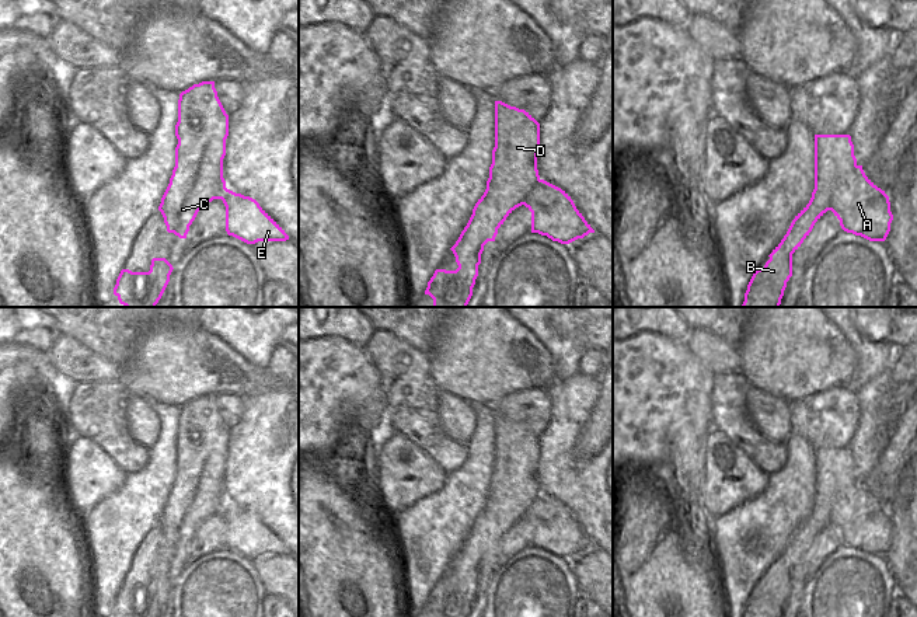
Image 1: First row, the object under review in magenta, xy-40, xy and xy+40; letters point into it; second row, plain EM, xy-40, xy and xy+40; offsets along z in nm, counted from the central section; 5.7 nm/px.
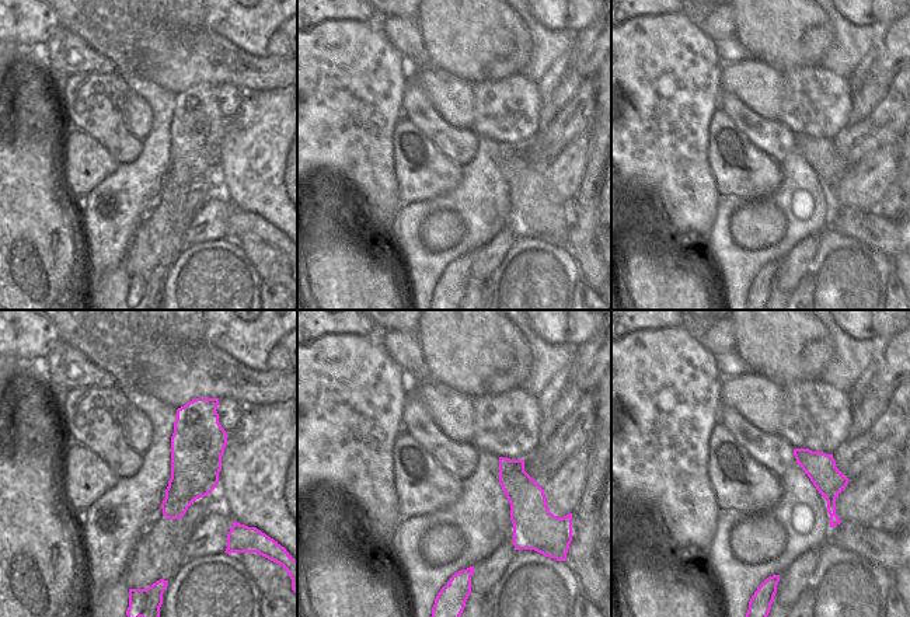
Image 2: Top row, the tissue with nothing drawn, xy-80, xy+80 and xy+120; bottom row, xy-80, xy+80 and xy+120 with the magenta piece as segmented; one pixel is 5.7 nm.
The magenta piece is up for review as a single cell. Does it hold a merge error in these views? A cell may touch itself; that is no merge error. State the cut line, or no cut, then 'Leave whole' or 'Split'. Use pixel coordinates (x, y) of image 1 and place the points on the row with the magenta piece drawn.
Split along xy+40 (857, 166), (854, 173), (846, 173), (837, 181), (830, 209). Split

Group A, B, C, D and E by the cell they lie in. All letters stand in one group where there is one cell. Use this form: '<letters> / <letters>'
A E / B C D

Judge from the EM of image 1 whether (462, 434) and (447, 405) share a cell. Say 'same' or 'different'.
same

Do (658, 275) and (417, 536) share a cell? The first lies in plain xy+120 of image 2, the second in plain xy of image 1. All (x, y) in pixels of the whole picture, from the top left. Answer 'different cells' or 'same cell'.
different cells

